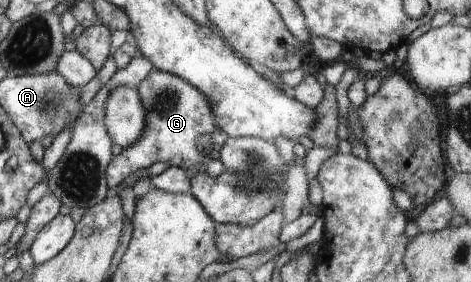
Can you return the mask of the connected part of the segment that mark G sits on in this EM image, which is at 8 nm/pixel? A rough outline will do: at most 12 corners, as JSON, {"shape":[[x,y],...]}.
{"shape":[[154,68],[135,88],[145,131],[111,158],[117,187],[156,161],[207,167],[228,135],[187,80]]}

